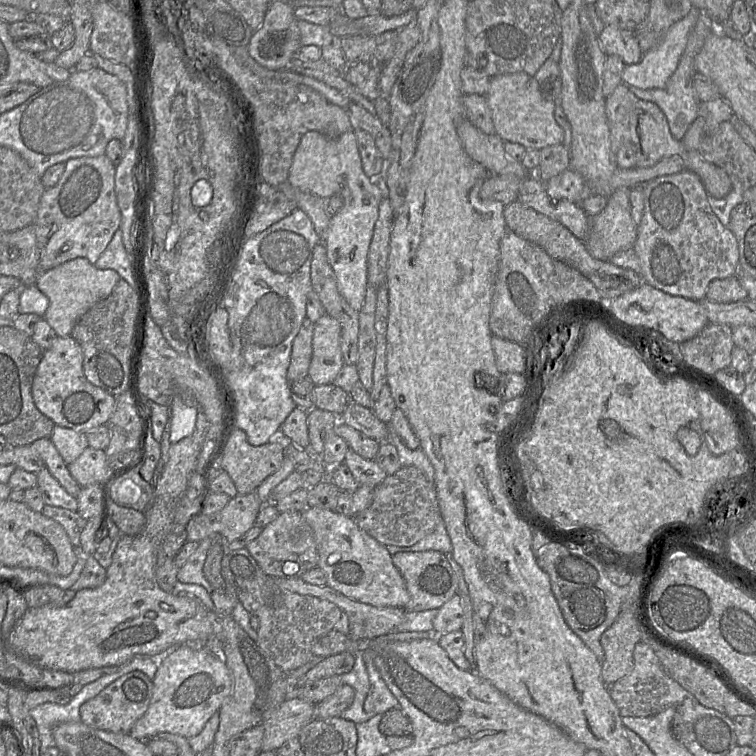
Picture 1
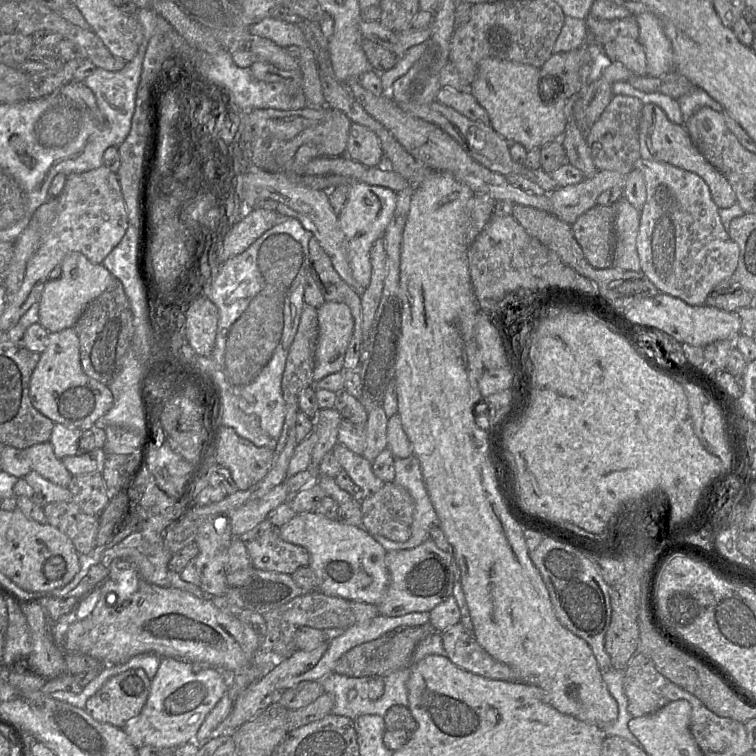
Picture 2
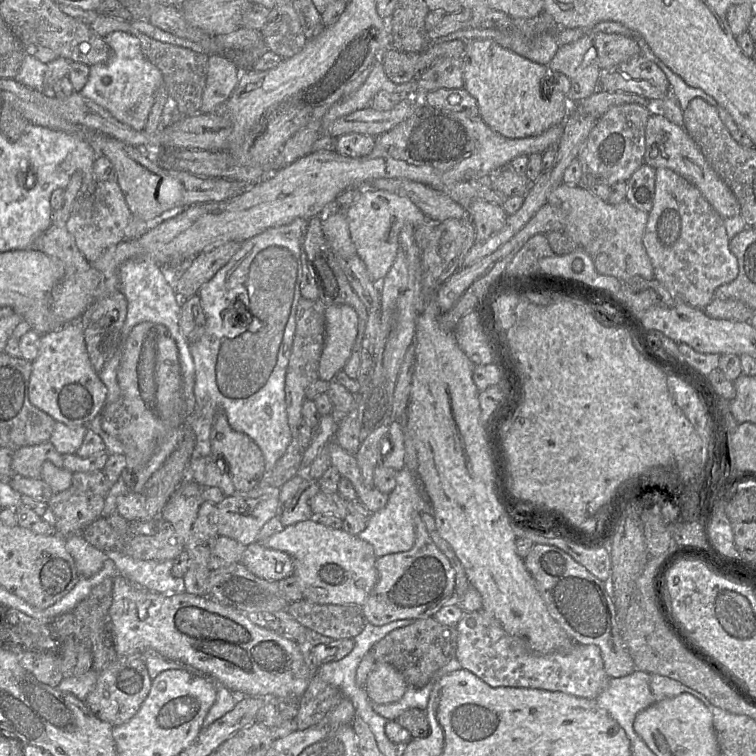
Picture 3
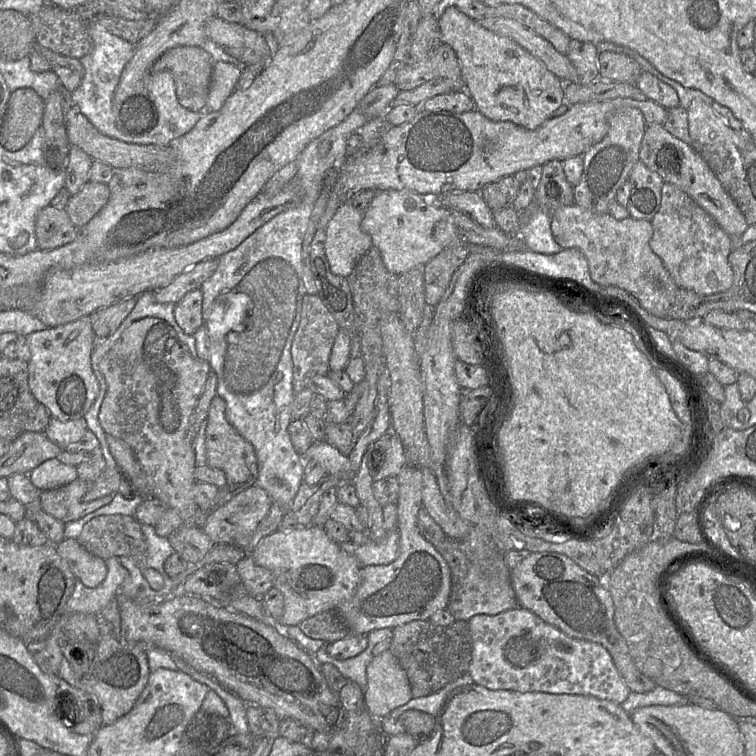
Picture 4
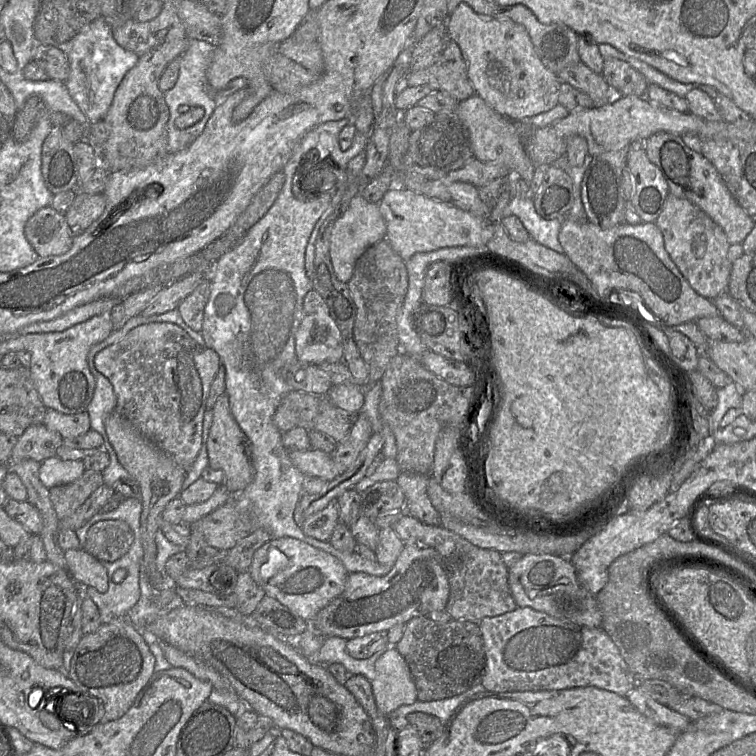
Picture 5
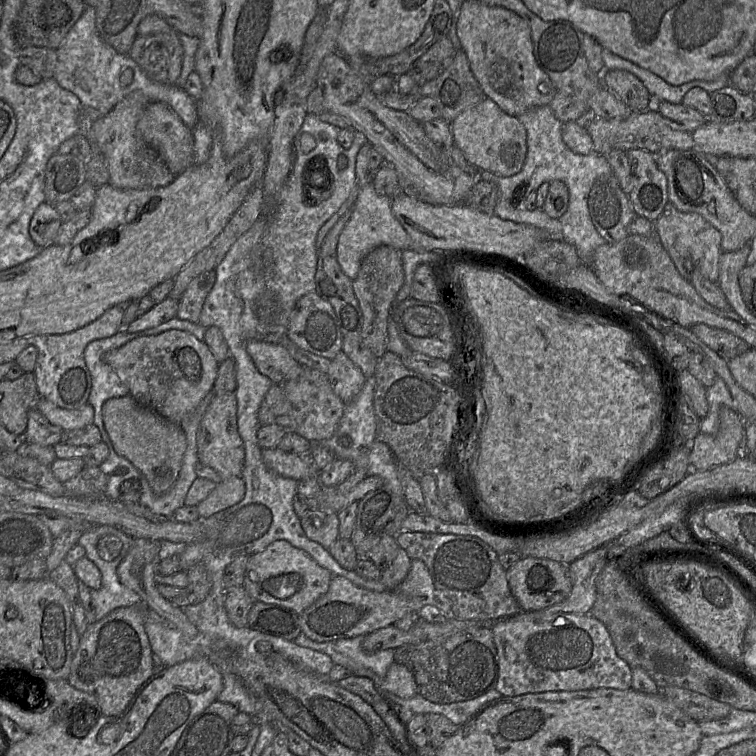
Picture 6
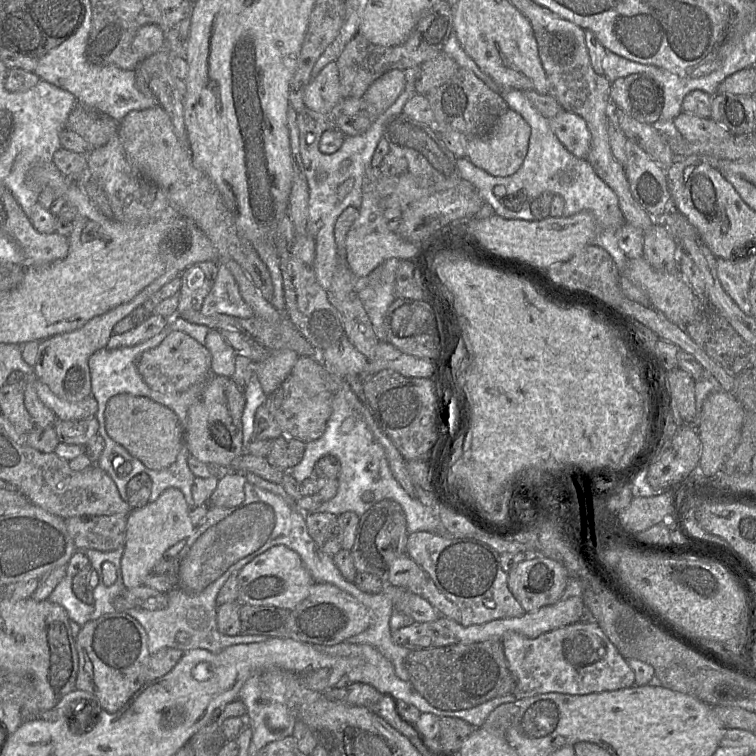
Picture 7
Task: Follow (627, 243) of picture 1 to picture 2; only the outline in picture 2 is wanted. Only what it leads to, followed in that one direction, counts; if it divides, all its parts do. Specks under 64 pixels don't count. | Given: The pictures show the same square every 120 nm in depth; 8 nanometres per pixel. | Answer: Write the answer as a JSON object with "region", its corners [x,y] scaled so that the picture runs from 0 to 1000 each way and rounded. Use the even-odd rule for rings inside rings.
{"region":[[[813,271],[787,272],[767,286],[757,306],[778,348],[788,356],[810,353],[813,331]]]}

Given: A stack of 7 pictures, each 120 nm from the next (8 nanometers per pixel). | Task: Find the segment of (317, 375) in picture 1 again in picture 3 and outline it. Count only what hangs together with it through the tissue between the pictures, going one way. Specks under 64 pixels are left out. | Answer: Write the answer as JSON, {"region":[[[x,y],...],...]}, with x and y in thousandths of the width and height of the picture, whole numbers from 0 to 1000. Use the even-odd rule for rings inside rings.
{"region":[[[440,403],[430,410],[430,450],[422,478],[422,501],[442,503],[464,471],[474,438],[474,417],[462,403]]]}

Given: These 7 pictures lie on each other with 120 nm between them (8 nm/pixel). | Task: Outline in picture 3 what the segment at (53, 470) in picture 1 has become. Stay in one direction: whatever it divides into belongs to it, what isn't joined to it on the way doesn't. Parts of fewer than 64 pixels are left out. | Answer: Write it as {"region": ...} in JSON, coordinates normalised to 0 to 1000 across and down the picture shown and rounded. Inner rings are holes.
{"region":[[[66,583],[21,594],[15,620],[19,630],[54,632],[54,619],[60,610],[67,610],[74,618],[85,619],[85,603]]]}

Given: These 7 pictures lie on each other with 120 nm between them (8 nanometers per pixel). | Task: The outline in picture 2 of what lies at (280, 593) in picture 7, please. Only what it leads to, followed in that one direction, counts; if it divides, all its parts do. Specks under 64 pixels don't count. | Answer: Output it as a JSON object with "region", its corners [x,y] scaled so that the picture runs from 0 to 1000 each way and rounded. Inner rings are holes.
{"region":[[[414,676],[392,680],[369,698],[370,710],[406,726],[409,750],[418,762],[419,780],[433,788],[500,800],[515,772],[509,746],[512,729],[479,696],[459,694]]]}

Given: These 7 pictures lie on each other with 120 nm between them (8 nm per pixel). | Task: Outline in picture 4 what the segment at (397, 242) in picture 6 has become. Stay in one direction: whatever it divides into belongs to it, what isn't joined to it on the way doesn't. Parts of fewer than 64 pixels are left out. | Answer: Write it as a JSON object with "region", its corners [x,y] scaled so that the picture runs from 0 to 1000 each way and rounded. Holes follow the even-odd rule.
{"region":[[[455,266],[431,303],[430,335],[439,361],[459,368],[492,323],[478,302],[480,280]]]}

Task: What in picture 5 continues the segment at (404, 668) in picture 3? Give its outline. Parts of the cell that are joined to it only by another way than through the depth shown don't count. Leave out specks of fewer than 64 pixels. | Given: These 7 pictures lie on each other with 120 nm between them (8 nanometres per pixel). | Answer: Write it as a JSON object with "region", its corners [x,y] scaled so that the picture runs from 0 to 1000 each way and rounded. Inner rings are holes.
{"region":[[[552,815],[534,827],[530,847],[522,854],[541,881],[552,913],[552,926],[569,929],[608,919],[635,905],[643,889],[640,848],[632,823],[597,820],[578,824],[566,815]]]}

